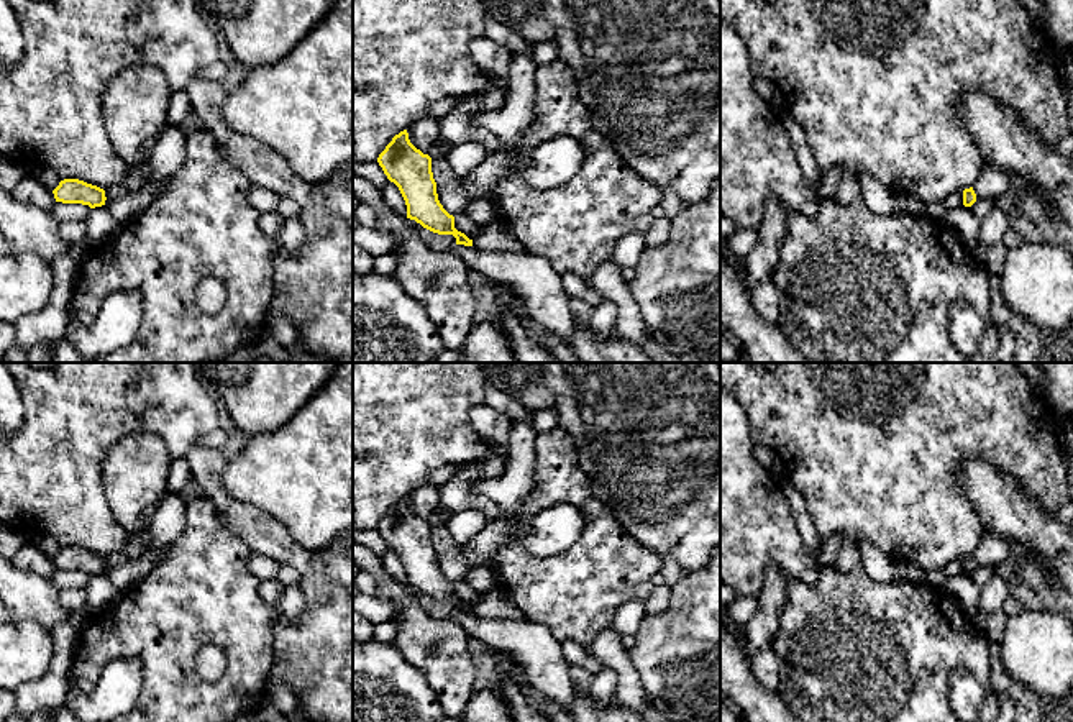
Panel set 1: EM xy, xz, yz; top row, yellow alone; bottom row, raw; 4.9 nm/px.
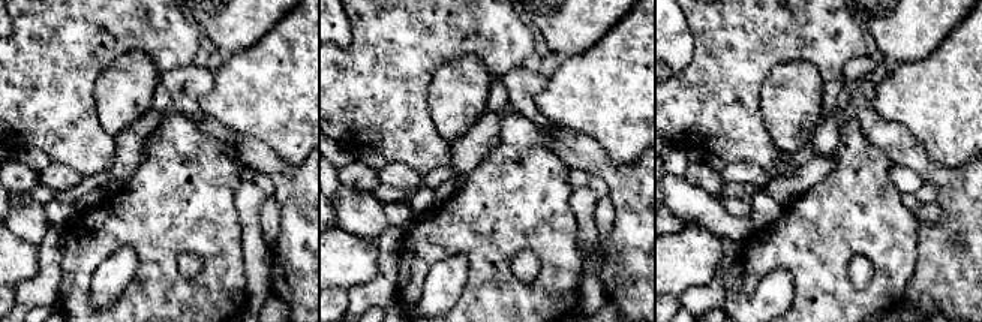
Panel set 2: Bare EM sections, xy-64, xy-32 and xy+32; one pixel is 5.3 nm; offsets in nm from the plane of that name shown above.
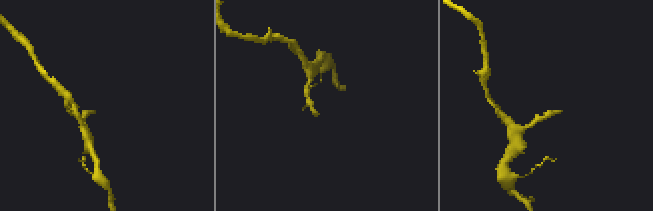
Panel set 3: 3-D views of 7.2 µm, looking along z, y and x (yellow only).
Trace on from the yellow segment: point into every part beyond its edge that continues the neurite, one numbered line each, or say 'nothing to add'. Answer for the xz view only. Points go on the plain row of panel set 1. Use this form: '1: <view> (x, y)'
nothing to add

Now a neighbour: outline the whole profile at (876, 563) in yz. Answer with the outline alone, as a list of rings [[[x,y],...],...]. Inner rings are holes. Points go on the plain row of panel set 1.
[[[832,535],[825,542],[820,542],[819,556],[815,558],[817,564],[822,569],[835,566],[838,551],[845,545],[853,545],[860,551],[861,566],[873,581],[883,584],[897,581],[894,560],[871,542],[860,538]]]

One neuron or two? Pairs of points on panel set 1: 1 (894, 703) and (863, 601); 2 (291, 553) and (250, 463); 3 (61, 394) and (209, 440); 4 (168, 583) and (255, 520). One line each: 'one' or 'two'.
1: one
2: two
3: two
4: two

